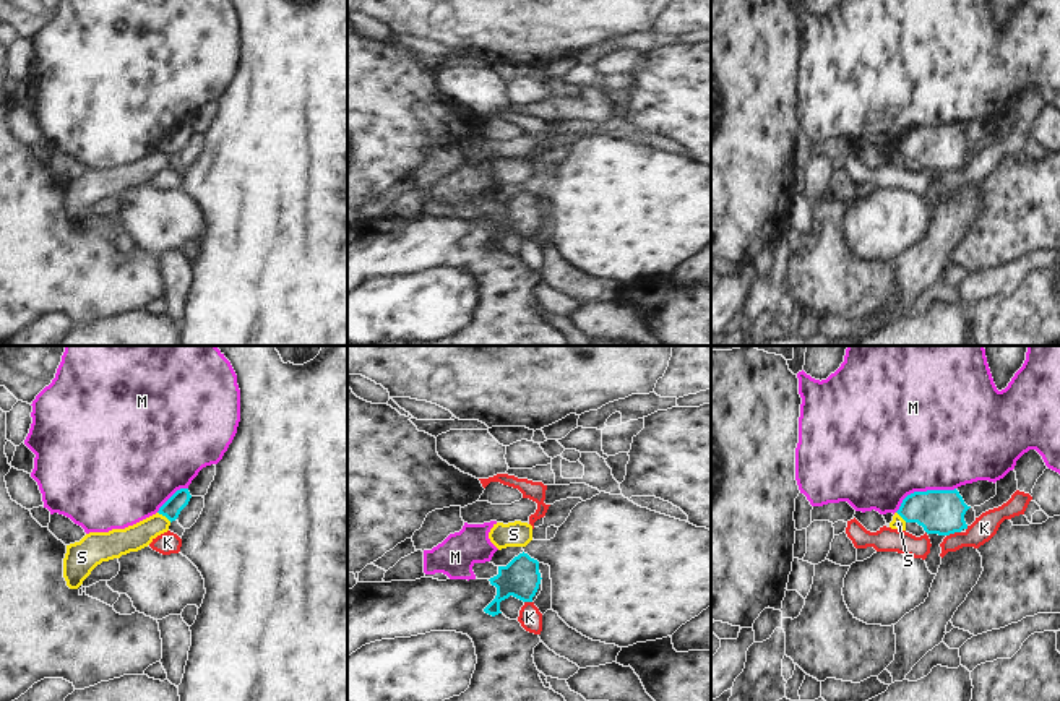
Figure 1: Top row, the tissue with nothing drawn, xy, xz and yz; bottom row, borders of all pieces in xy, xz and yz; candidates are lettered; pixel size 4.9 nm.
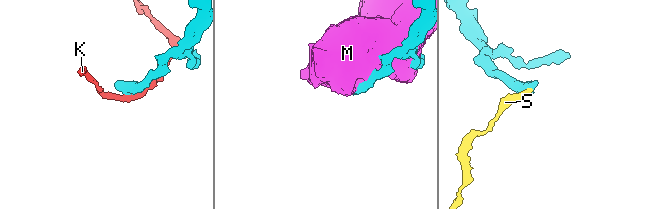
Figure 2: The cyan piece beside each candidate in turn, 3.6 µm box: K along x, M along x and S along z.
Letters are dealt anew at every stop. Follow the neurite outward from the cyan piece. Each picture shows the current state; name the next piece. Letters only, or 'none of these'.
none of these

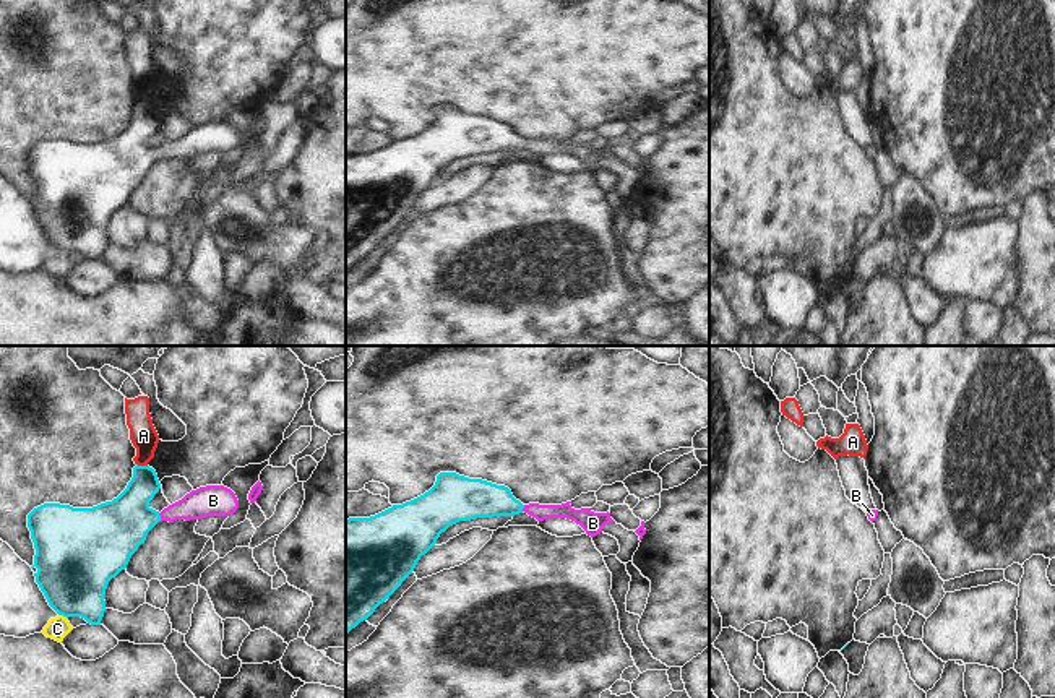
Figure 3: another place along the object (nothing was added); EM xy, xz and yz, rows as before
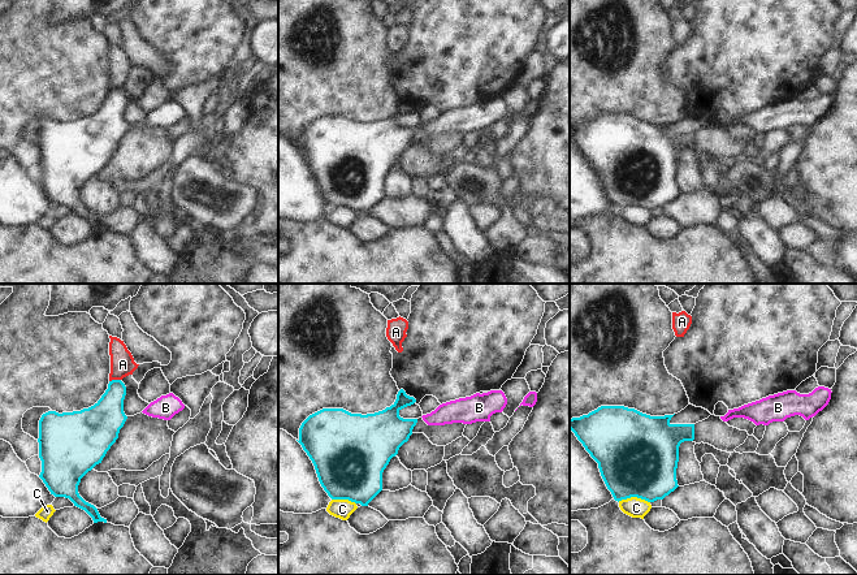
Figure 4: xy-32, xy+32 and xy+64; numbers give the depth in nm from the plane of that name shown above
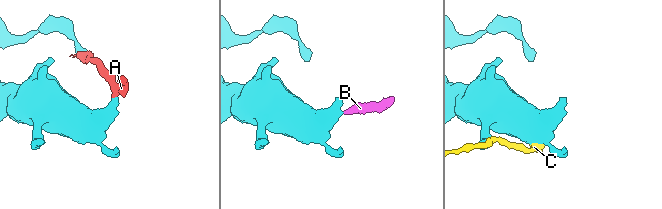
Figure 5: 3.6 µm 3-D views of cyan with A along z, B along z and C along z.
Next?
B

